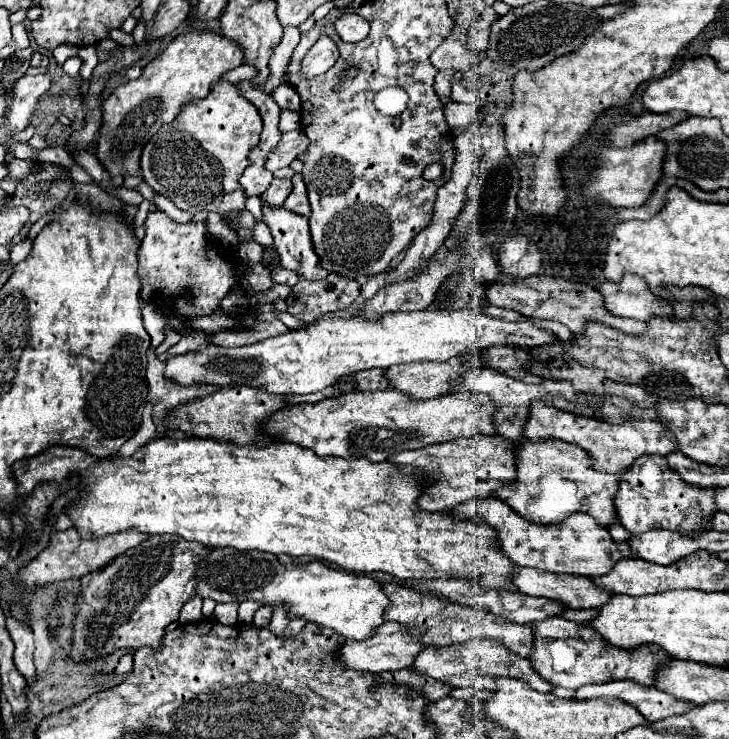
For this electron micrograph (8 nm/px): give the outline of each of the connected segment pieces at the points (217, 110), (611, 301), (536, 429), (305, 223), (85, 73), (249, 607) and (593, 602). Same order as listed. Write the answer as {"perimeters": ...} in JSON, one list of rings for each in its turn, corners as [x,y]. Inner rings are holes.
{"perimeters":[[[[217,81],[205,99],[193,99],[181,107],[175,121],[163,125],[145,145],[141,155],[143,179],[179,209],[191,215],[199,211],[217,211],[219,215],[245,209],[245,191],[241,191],[241,171],[249,167],[249,151],[257,147],[261,135],[261,115],[253,103],[239,95],[229,81]]],[[[623,275],[619,283],[603,283],[599,285],[599,293],[603,295],[605,309],[619,317],[633,317],[639,321],[647,321],[651,317],[669,317],[671,307],[655,297],[645,279],[635,275]]],[[[533,401],[527,415],[527,425],[523,435],[539,441],[539,439],[561,439],[567,443],[575,443],[589,453],[593,459],[593,469],[601,473],[619,473],[625,471],[639,455],[667,455],[677,451],[675,437],[657,421],[657,413],[653,409],[631,409],[629,419],[623,423],[607,423],[597,421],[585,415],[561,411],[557,407],[549,407],[543,401]]],[[[263,201],[263,221],[271,229],[275,249],[281,257],[281,267],[293,269],[293,271],[301,273],[303,279],[309,279],[309,281],[319,281],[329,275],[329,271],[325,271],[325,267],[321,267],[321,261],[317,259],[317,253],[313,251],[313,241],[309,239],[309,217],[293,215],[293,211],[289,211],[285,207],[269,207]]],[[[89,45],[89,47],[81,47],[77,55],[83,59],[81,77],[83,77],[83,79],[89,79],[91,73],[93,73],[93,69],[97,67],[97,53],[95,53],[95,47],[93,47],[93,45]]],[[[245,601],[239,605],[239,623],[241,625],[249,625],[253,621],[253,615],[255,611],[261,607],[261,603],[255,603],[255,601]]],[[[517,567],[511,573],[513,585],[527,595],[547,597],[559,603],[565,603],[569,609],[591,609],[601,607],[609,599],[609,591],[595,587],[589,577],[565,575],[565,573],[547,573],[529,567]]]]}

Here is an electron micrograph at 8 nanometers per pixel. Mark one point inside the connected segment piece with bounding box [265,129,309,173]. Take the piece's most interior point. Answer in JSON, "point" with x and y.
{"point":[292,144]}

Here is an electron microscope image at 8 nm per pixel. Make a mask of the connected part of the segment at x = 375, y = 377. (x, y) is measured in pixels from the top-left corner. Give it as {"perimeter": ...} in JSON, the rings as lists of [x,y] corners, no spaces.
{"perimeter":[[[369,369],[355,373],[357,377],[357,389],[359,391],[375,391],[375,389],[387,389],[387,381],[383,377],[383,369]]]}

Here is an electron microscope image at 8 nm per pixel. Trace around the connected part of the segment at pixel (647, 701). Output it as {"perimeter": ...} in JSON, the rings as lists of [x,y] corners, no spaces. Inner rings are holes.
{"perimeter":[[[613,681],[605,685],[585,685],[575,691],[577,699],[593,699],[593,697],[617,697],[631,707],[637,707],[641,715],[653,723],[671,715],[679,715],[691,709],[693,703],[675,699],[671,695],[665,695],[663,691],[647,685],[639,685],[635,681]]]}

